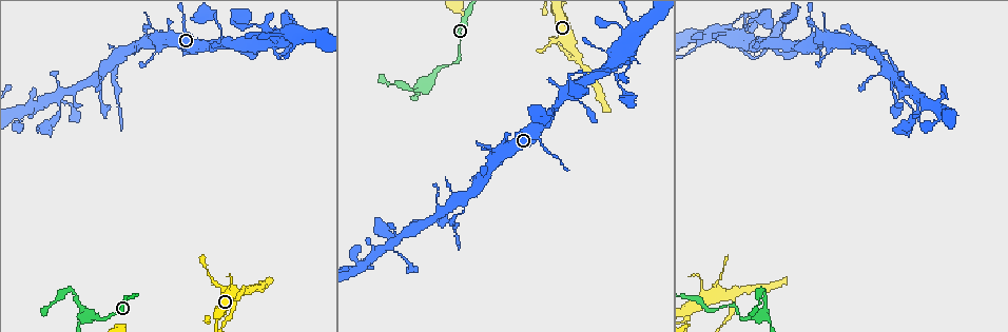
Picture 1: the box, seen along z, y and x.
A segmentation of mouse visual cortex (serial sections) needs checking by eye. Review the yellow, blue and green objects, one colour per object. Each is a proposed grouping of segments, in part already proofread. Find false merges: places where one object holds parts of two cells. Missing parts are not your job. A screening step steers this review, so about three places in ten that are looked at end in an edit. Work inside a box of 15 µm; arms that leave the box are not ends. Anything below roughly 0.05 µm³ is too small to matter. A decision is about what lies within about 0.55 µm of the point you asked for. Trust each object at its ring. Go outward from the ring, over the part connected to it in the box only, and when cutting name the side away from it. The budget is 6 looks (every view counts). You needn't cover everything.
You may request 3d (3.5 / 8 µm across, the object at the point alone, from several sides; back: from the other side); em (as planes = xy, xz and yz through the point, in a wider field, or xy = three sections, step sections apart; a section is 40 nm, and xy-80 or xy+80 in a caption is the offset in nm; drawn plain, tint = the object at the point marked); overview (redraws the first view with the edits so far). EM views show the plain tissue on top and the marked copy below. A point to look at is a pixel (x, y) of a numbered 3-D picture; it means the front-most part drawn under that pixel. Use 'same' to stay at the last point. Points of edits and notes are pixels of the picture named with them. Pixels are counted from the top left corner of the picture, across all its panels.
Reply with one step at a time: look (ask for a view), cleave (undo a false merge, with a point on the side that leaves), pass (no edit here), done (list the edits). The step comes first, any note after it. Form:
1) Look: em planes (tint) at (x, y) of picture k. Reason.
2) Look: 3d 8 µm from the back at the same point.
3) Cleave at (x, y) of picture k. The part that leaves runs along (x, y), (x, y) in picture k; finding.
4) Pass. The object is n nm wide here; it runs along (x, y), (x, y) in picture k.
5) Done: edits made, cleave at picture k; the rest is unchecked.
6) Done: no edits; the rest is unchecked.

Look: 3d 3.5 µm at (784, 43) of picture 1. Arms part here.

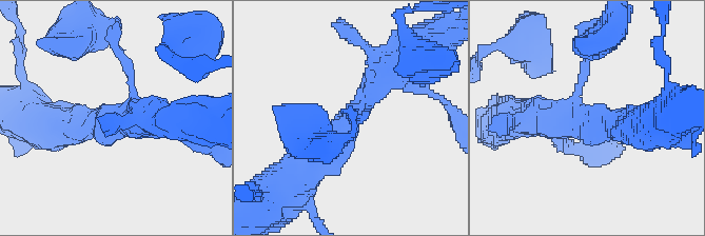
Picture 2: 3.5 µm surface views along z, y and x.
Look: em xy step 3 (tint) at (583, 125) of picture 2. 3 arms meet here; the arms are 150, 400, 400 nm wide.

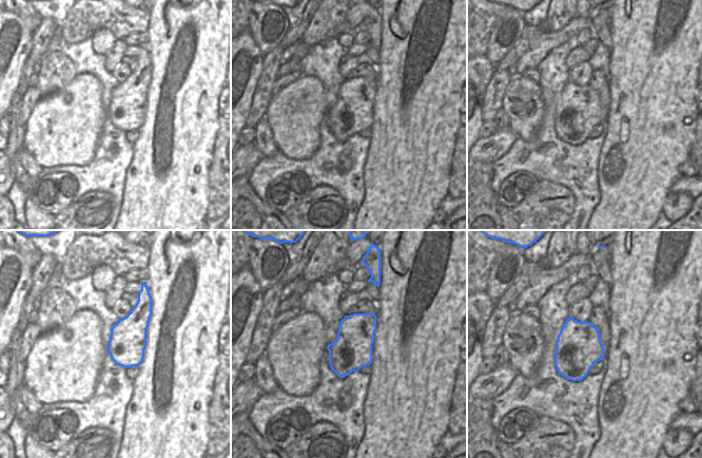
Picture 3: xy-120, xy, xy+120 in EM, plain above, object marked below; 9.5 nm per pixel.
Pass. It runs along (308, 169), (398, 63) in picture 2; all the same cell.

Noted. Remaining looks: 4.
Look: 3d 3.5 µm at (606, 73) of picture 1. Four arms meet.

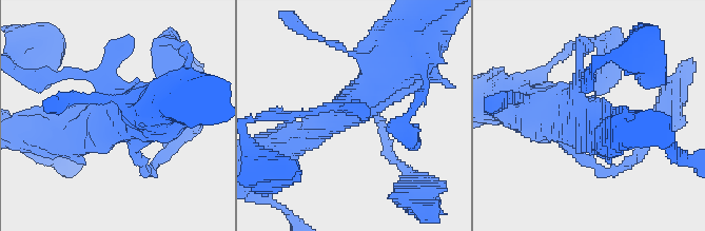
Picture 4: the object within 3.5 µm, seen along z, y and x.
Look: em xy step 3 (tint) at (111, 114) of picture 4. Now the EM.

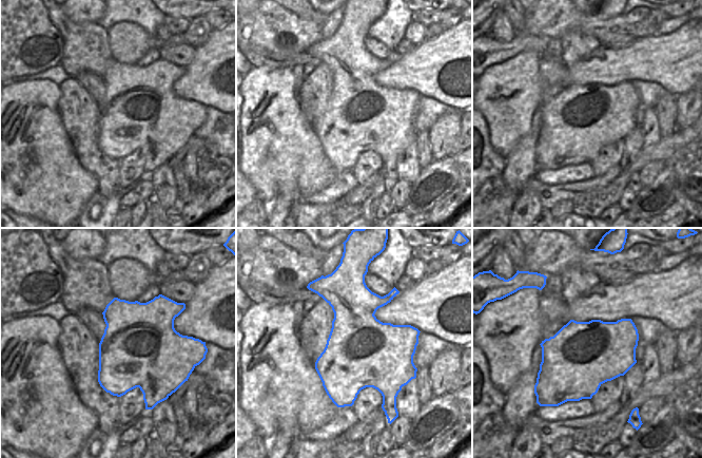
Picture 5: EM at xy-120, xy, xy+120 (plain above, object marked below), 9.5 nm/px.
Pass. It runs along (289, 141), (357, 103), (395, 57) in picture 4; continuous, no second cell.

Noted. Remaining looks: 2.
Look: 3d 3.5 µm from the back at (730, 294) of picture 1. Branch point.

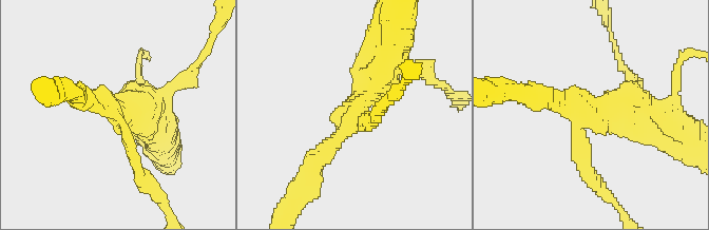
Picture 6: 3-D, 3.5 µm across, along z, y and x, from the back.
Look: em planes (tint) at (586, 113) of picture 6. Need the tissue.

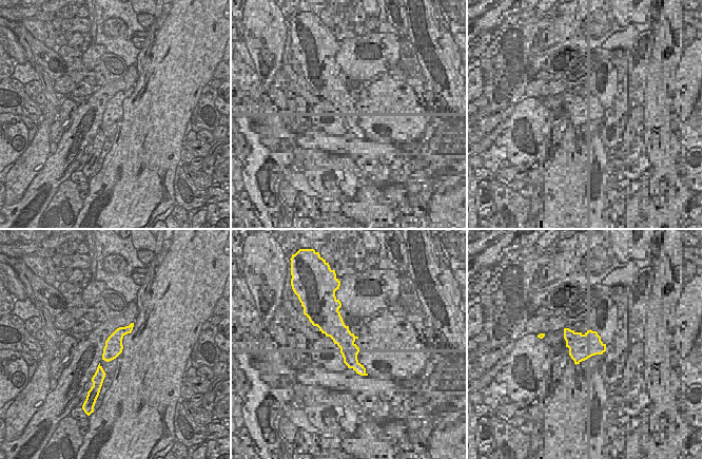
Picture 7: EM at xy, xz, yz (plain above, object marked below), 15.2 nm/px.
Pass. 3 arms meet here; the arms are 200, 250, 500 nm wide; it runs along (385, 60), (346, 130), (313, 168) in picture 6; one cell here.

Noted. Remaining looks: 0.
Done: no edits; the rest is unchecked.

